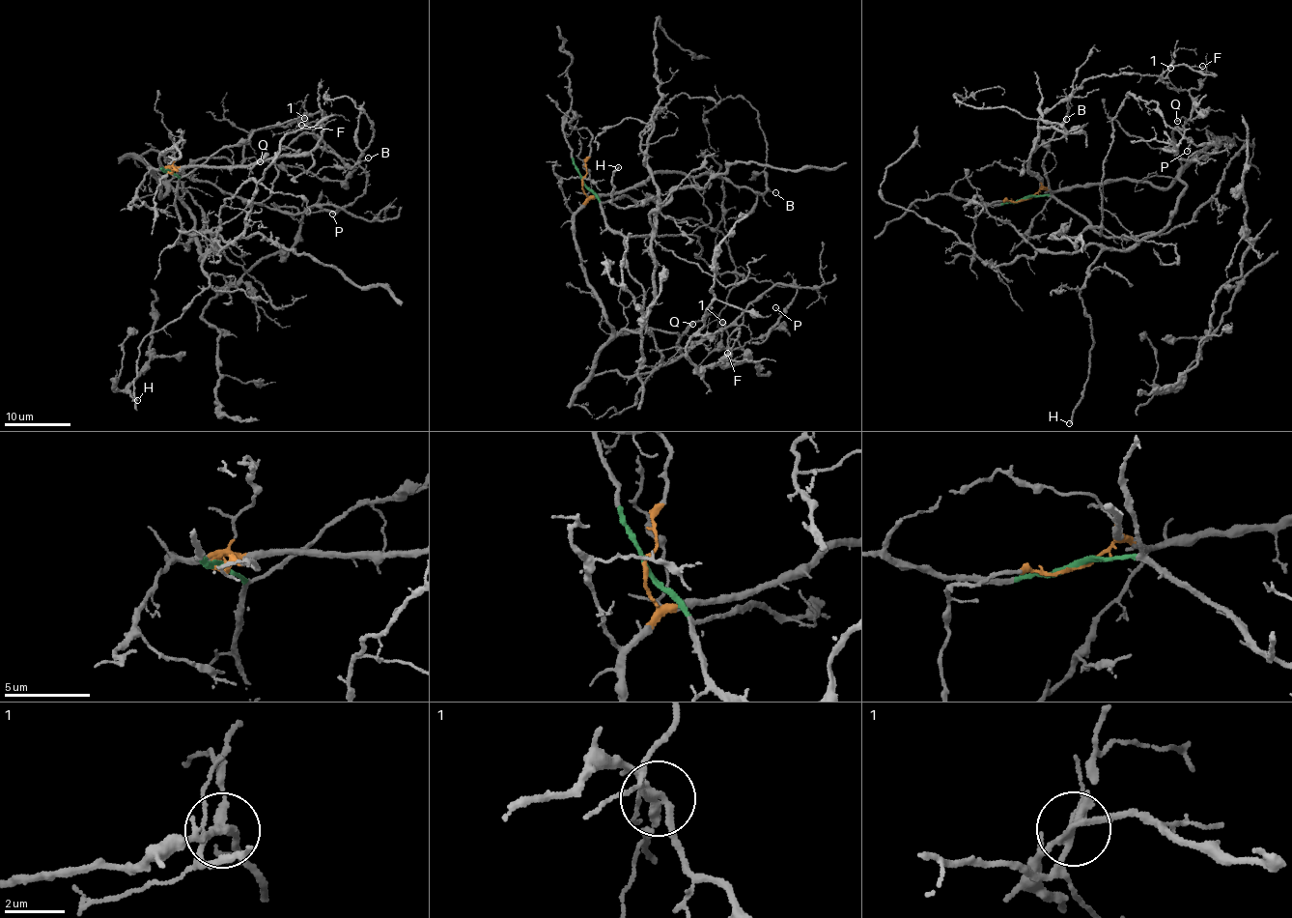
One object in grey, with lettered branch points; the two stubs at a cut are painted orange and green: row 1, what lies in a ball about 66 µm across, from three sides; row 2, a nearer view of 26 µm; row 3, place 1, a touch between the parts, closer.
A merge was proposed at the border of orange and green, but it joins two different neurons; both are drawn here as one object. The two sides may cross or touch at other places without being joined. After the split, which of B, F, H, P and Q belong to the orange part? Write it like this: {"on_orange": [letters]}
{"on_orange": ["B", "F", "H", "Q"]}

